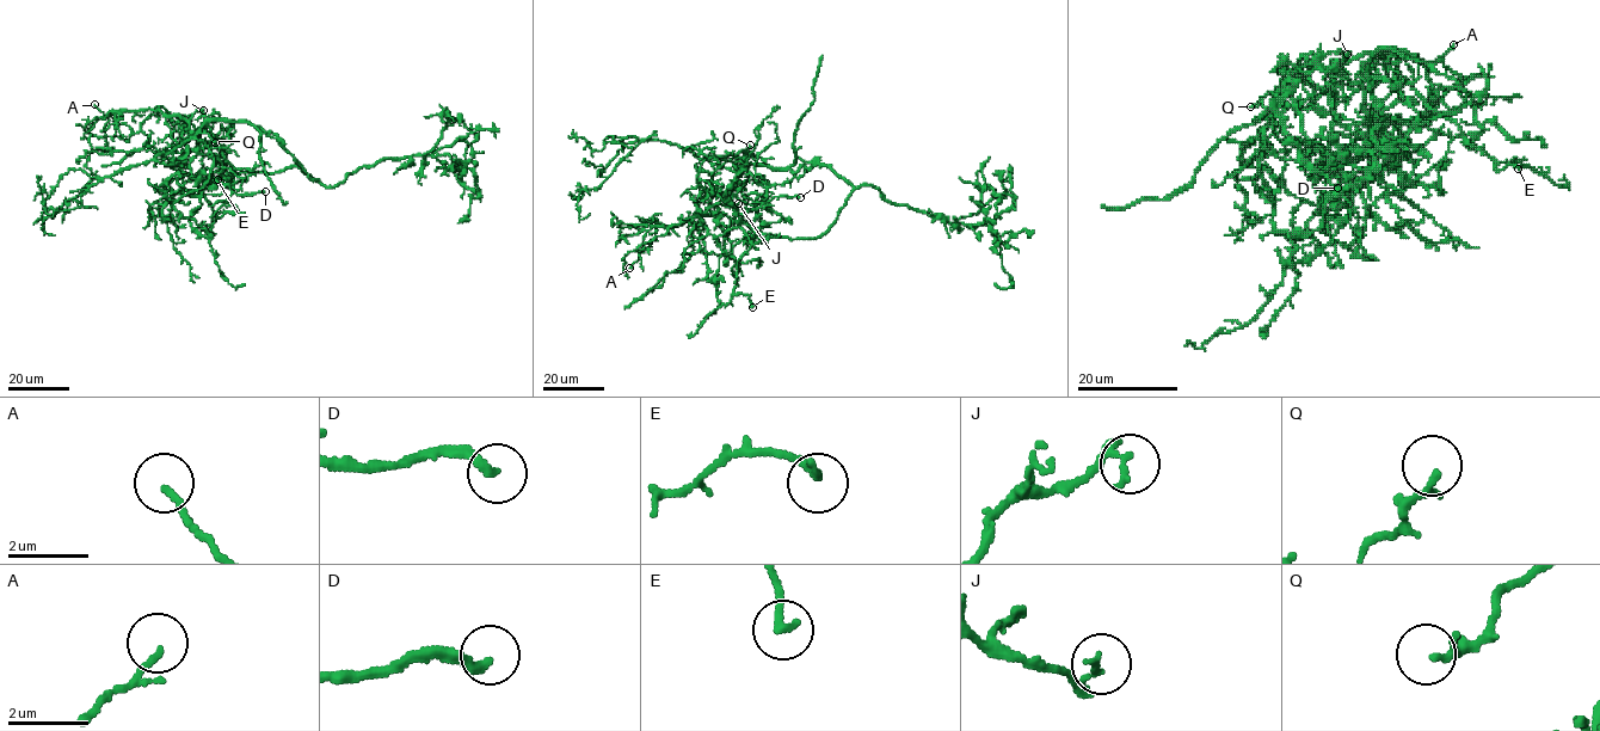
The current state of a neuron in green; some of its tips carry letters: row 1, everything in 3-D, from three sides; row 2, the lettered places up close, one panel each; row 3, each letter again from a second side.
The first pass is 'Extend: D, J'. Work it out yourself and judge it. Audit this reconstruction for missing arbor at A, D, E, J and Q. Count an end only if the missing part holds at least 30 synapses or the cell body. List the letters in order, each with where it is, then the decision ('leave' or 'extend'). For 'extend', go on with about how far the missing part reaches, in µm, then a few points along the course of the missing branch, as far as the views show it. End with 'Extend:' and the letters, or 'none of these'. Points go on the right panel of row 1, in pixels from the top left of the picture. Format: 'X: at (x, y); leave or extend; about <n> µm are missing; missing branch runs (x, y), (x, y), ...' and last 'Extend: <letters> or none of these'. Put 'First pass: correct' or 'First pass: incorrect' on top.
First pass: correct
A: at (1453, 44); leave
D: at (1337, 188); extend; about 35 µm are missing; missing branch runs (1337, 188), (1366, 213), (1389, 240), (1432, 244), (1441, 251)
E: at (1518, 169); leave
J: at (1347, 54); extend; about 20 µm are missing; missing branch runs (1347, 54), (1370, 55), (1379, 63), (1379, 74), (1384, 79), (1400, 73)
Q: at (1250, 106); leave
Extend: D, J

